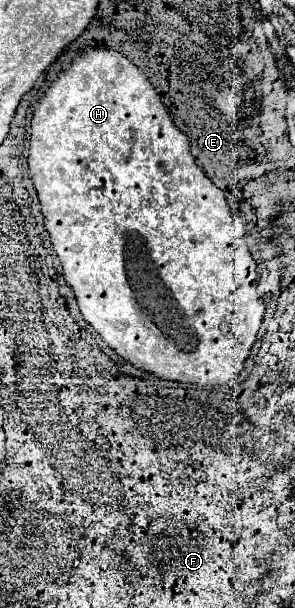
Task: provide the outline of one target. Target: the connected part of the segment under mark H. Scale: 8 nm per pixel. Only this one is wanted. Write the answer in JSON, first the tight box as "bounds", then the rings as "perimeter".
{"bounds":[28,49,264,387],"perimeter":[[[86,49],[84,53],[80,53],[70,69],[66,69],[50,85],[34,111],[28,167],[40,197],[40,211],[46,219],[46,229],[52,235],[54,249],[62,261],[62,275],[74,289],[80,313],[96,329],[96,333],[102,335],[104,343],[138,369],[154,373],[156,377],[200,387],[230,385],[234,381],[234,375],[244,369],[244,361],[256,341],[256,333],[264,317],[264,305],[260,303],[260,297],[256,293],[254,259],[250,257],[250,251],[246,247],[242,223],[234,221],[224,193],[196,165],[190,153],[190,139],[174,125],[168,109],[150,85],[148,77],[140,73],[140,69],[130,59],[116,51]]]}

